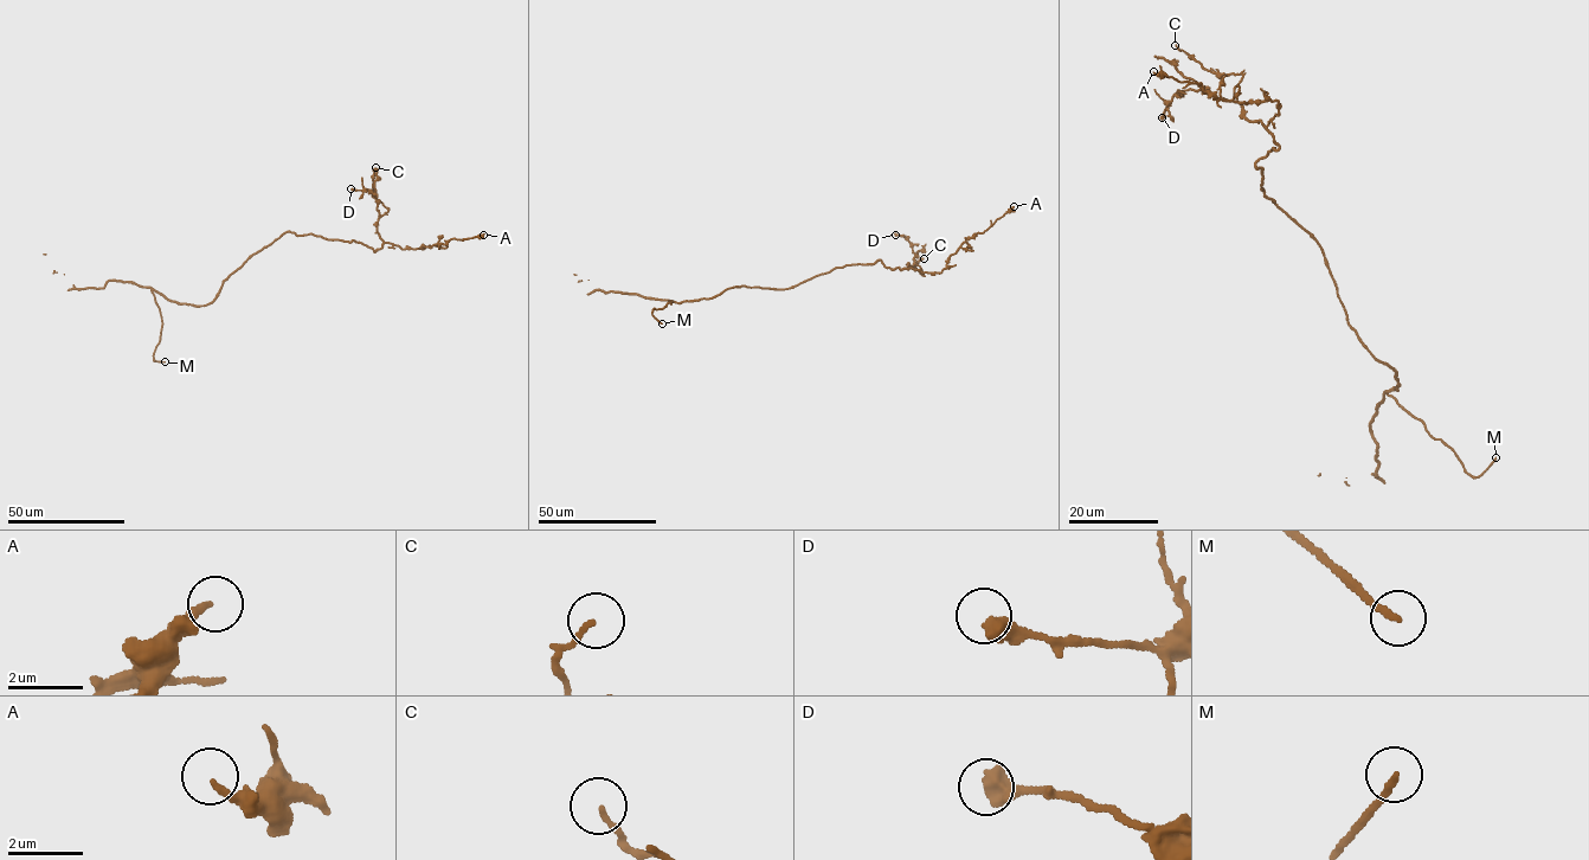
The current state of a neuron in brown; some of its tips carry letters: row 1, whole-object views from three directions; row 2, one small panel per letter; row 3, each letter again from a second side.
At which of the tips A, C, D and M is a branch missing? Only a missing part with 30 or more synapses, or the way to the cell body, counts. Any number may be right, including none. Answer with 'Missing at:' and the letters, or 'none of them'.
Missing at: M

